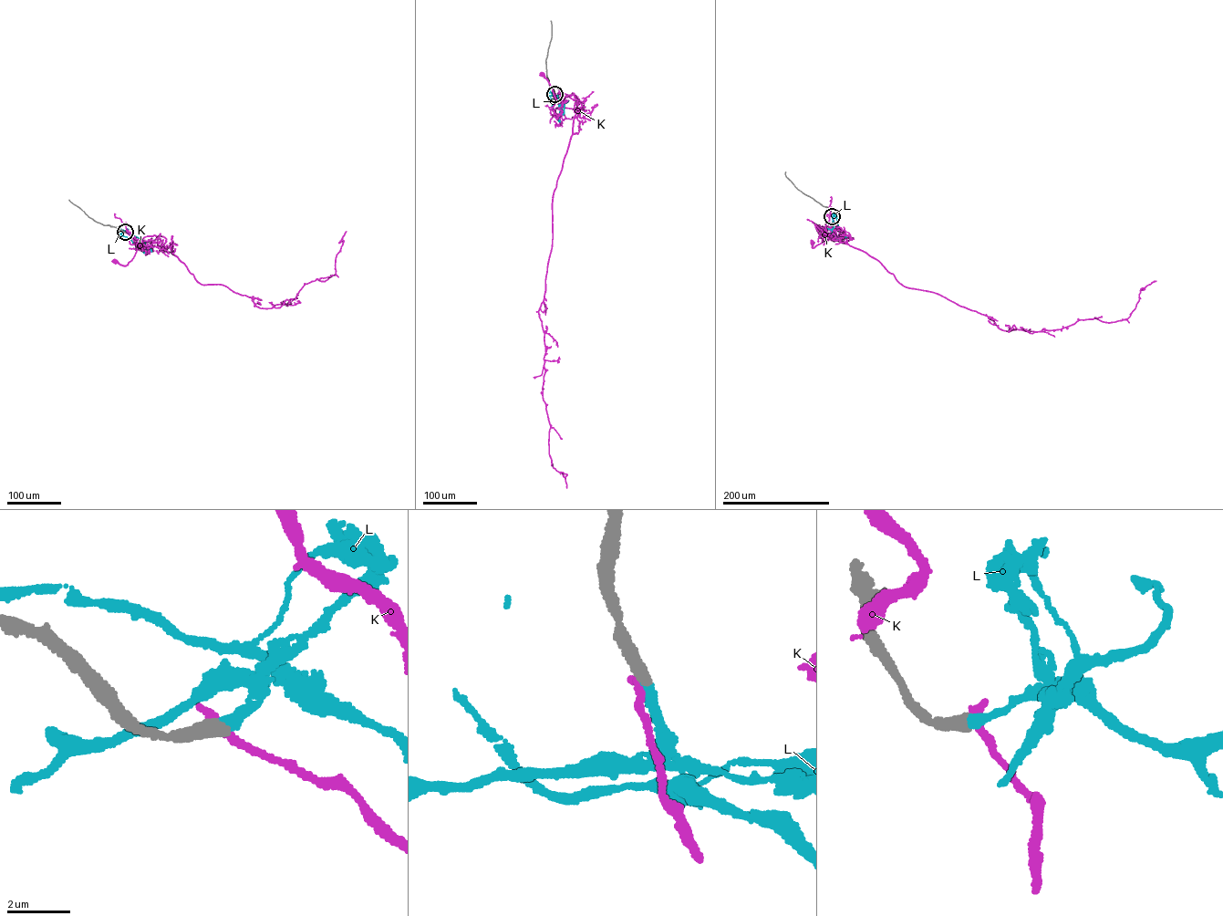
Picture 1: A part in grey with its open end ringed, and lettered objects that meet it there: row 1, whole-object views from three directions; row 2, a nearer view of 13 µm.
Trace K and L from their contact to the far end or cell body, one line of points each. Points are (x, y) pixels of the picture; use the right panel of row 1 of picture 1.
K: (832, 216), (834, 225), (831, 234), (813, 247), (812, 242)
L: (832, 216), (836, 217), (838, 228), (847, 236), (832, 236), (832, 239)

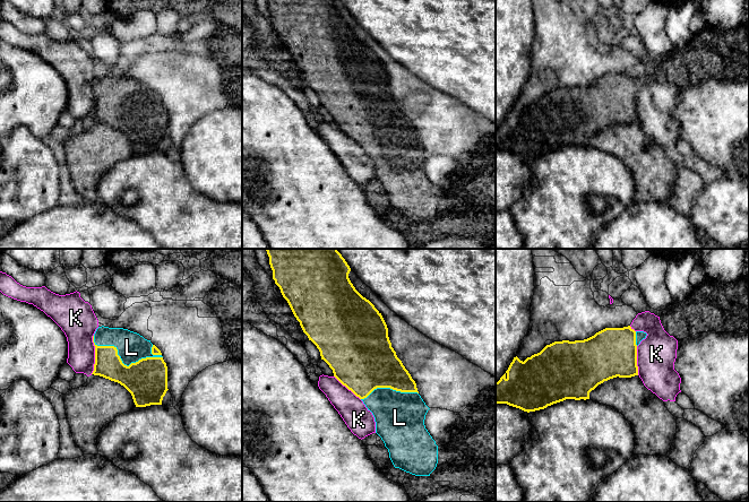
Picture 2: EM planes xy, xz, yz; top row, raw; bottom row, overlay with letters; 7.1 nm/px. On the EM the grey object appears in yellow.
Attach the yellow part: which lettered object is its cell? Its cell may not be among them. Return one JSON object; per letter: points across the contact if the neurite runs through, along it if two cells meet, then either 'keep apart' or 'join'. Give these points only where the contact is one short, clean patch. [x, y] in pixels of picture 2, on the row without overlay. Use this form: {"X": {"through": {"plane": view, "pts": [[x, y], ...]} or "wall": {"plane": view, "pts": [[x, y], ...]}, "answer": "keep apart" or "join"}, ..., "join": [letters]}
{"K": {"answer": "keep apart"}, "L": {"answer": "join"}, "join": ["L"]}

